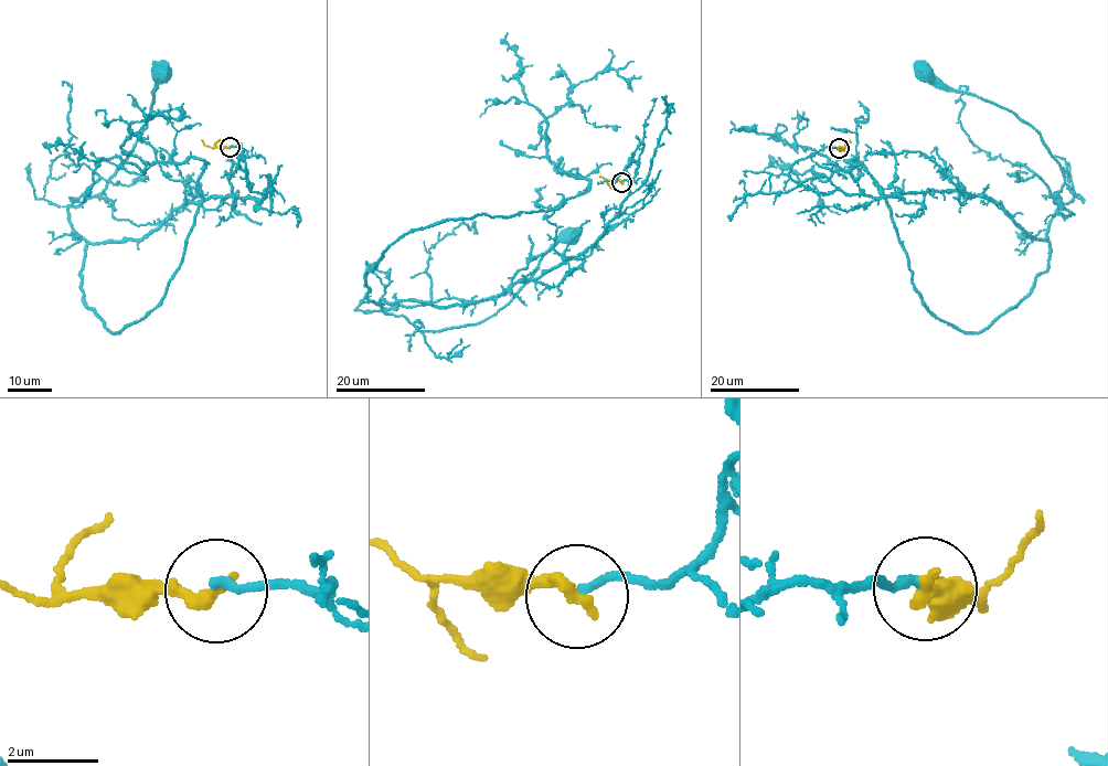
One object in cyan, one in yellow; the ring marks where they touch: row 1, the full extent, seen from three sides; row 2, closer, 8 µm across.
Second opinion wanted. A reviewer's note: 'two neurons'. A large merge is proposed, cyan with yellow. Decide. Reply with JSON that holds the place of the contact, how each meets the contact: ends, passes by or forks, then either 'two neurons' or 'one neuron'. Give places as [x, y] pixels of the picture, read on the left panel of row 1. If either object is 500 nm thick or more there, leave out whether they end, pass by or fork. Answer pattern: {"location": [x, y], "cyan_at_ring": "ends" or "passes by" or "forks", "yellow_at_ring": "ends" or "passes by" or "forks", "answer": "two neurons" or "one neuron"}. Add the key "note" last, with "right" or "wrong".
{"location": [230, 147], "cyan_at_ring": "ends", "yellow_at_ring": "ends", "answer": "two neurons", "note": "right"}

